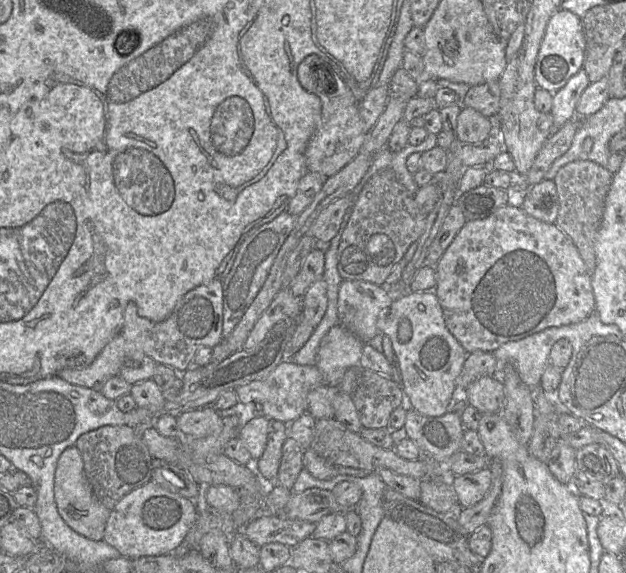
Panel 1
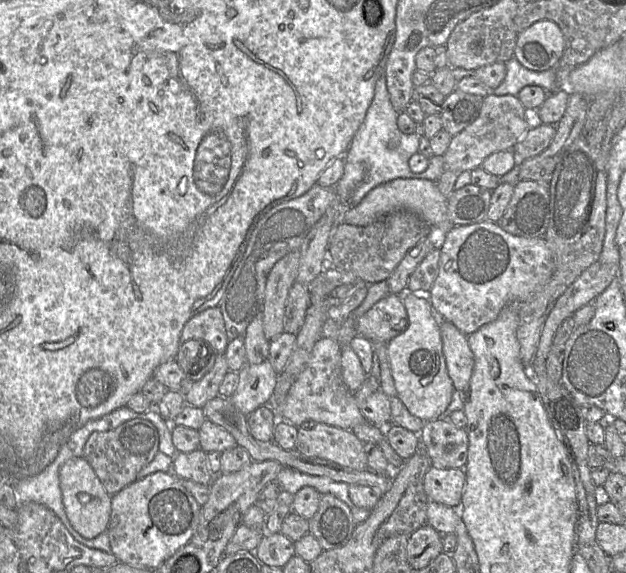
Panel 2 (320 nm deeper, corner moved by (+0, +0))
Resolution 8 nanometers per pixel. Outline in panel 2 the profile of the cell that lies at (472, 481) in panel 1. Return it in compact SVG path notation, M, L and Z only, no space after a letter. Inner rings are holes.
M431 464L424 477L424 491L430 501L459 510L465 483L463 468L439 468Z

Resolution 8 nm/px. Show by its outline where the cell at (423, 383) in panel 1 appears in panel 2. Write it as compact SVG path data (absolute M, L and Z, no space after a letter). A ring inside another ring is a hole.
M405 292L402 302L408 315L408 327L387 343L397 396L412 415L425 422L437 420L444 417L455 390L443 354L440 321L432 315L431 303L415 293Z

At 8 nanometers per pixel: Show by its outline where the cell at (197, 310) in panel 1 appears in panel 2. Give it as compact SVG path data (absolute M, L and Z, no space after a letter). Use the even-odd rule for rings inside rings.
M218 306L208 308L192 317L184 326L180 343L188 340L202 340L217 354L224 354L228 343L225 322Z

